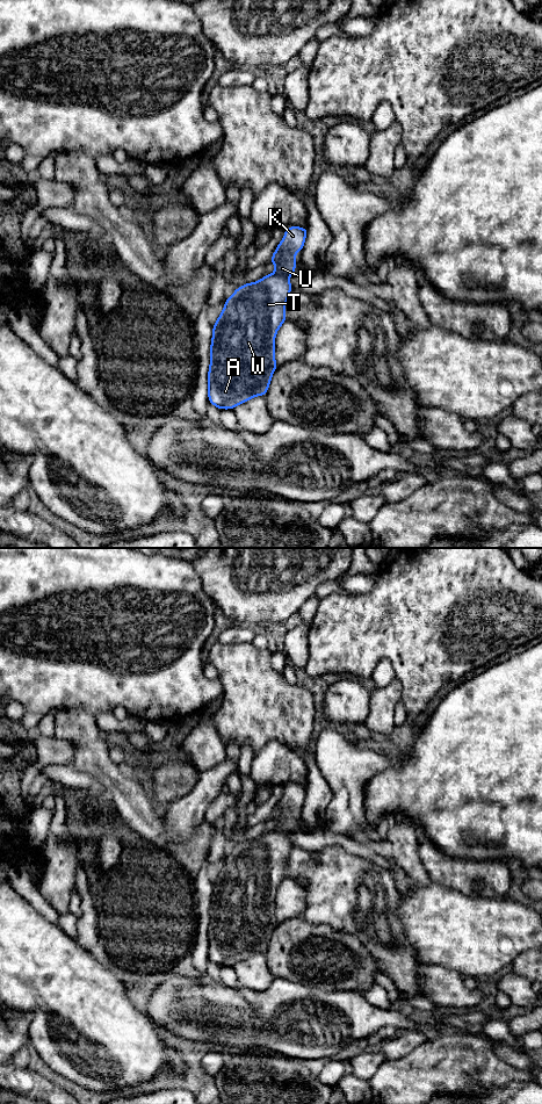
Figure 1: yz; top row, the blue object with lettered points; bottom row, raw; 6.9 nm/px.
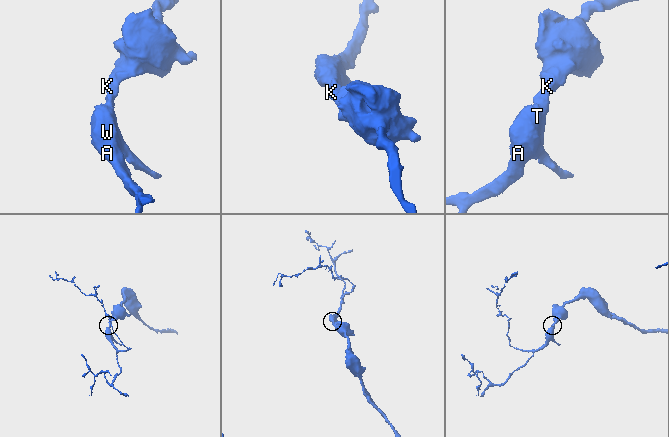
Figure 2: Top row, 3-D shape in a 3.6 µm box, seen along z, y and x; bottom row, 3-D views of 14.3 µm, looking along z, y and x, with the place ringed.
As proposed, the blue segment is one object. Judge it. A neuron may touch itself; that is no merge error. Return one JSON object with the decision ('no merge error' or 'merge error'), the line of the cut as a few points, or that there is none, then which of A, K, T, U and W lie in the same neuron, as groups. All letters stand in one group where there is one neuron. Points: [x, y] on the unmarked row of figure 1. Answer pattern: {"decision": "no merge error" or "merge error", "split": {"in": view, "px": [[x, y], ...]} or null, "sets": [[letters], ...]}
{"decision": "no merge error", "split": null, "sets": [["A", "K", "T", "U", "W"]]}

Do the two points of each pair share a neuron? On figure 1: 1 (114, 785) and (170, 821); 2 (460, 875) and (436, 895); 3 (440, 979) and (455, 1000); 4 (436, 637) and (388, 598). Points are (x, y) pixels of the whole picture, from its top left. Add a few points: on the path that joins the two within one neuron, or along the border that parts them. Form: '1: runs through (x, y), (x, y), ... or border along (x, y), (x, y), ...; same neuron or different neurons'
1: border along (159, 817), (163, 824), (163, 835), (171, 842); different neurons
2: border along (431, 880), (470, 896); different neurons
3: runs through (441, 983), (453, 995); same neuron
4: runs through (425, 626), (414, 615), (405, 615), (399, 610); same neuron

